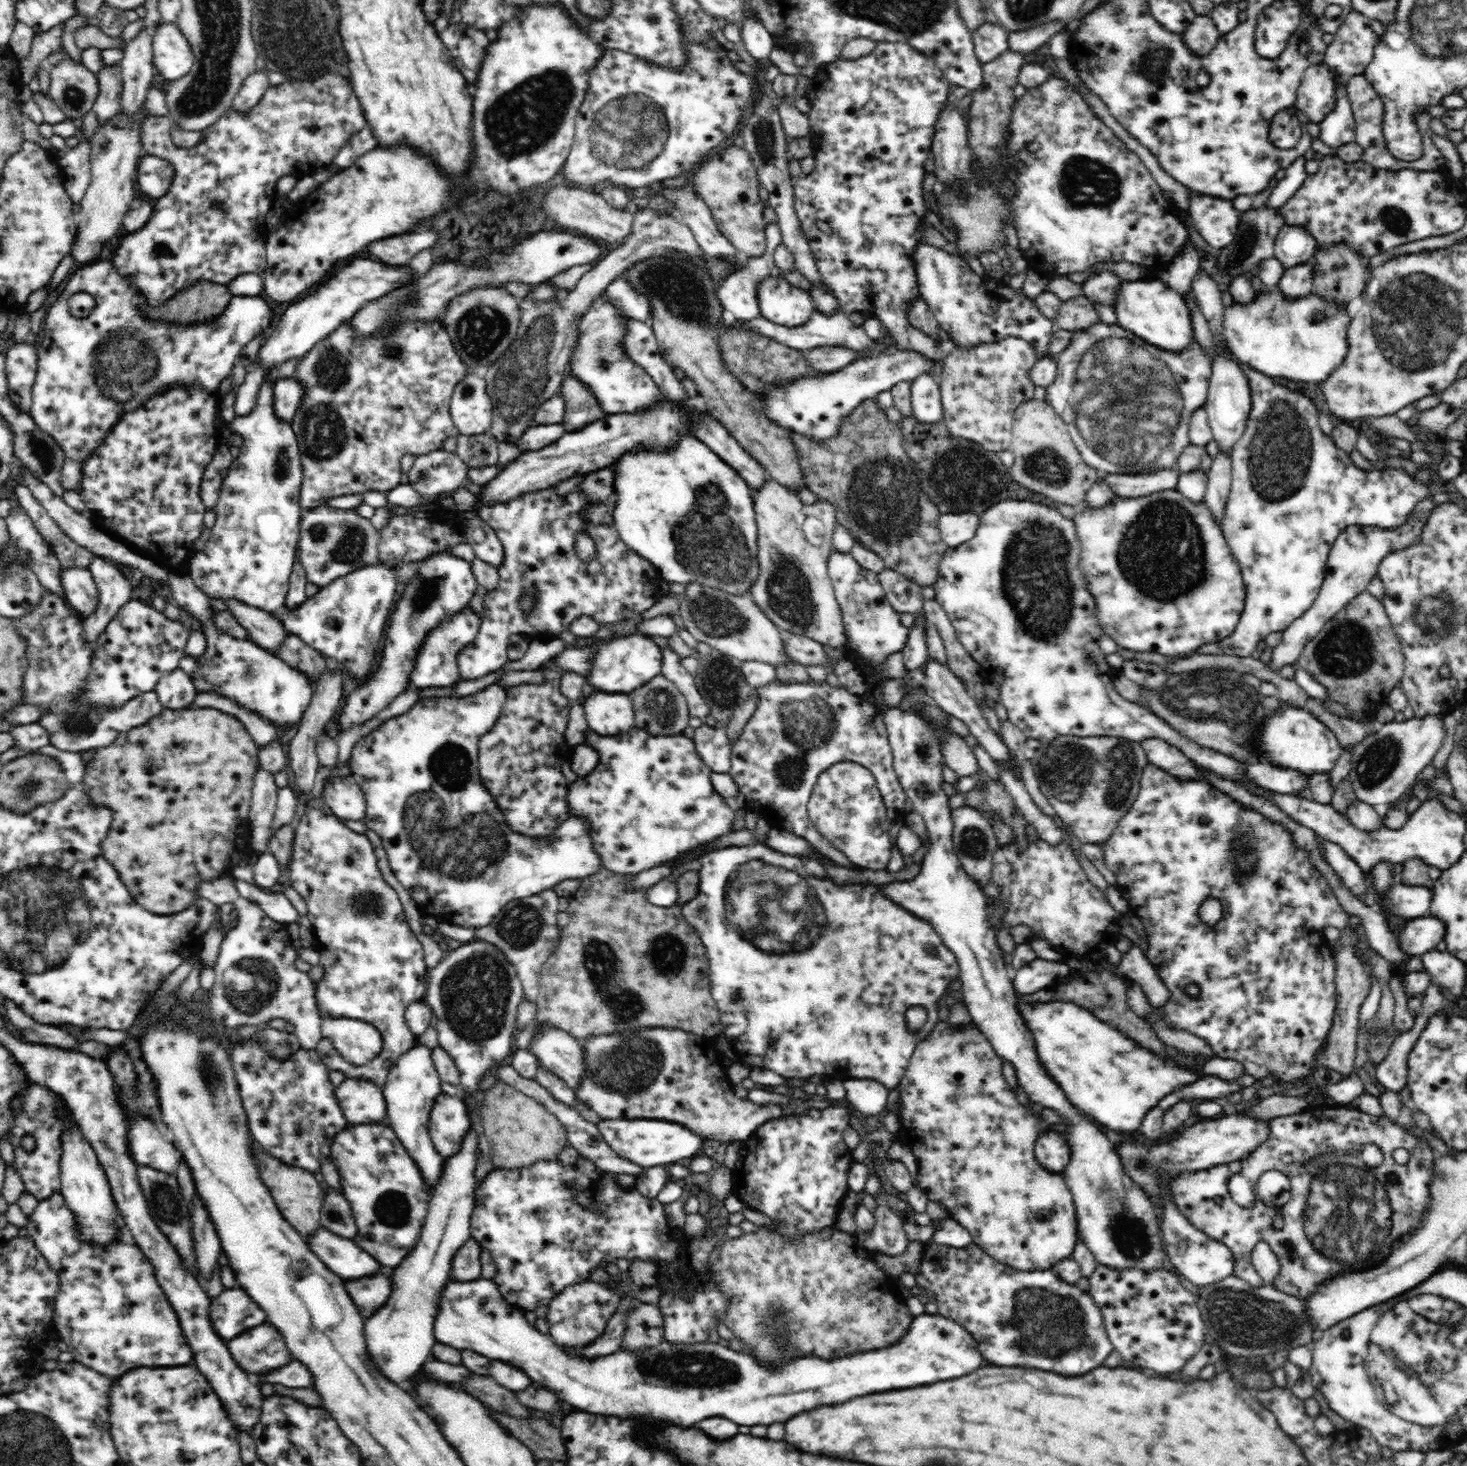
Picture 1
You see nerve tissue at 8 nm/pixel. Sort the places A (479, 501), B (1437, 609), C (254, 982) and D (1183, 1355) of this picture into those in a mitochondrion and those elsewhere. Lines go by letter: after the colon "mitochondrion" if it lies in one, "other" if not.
A: other
B: mitochondrion
C: mitochondrion
D: other

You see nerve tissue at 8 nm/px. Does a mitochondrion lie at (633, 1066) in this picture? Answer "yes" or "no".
yes

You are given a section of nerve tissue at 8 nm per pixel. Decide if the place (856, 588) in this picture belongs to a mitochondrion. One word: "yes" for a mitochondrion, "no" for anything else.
no

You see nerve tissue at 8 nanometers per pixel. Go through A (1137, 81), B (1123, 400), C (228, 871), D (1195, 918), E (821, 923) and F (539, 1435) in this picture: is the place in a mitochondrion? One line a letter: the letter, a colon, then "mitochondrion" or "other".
A: mitochondrion
B: mitochondrion
C: other
D: other
E: mitochondrion
F: mitochondrion

